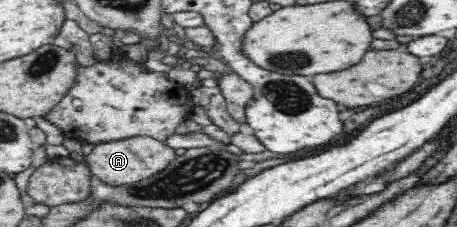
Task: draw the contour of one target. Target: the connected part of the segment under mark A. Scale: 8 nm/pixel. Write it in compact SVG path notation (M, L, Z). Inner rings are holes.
M136 136L95 144L92 152L89 155L86 154L84 159L89 171L97 179L108 185L122 186L147 179L168 167L176 159L174 151L162 140L148 136Z

